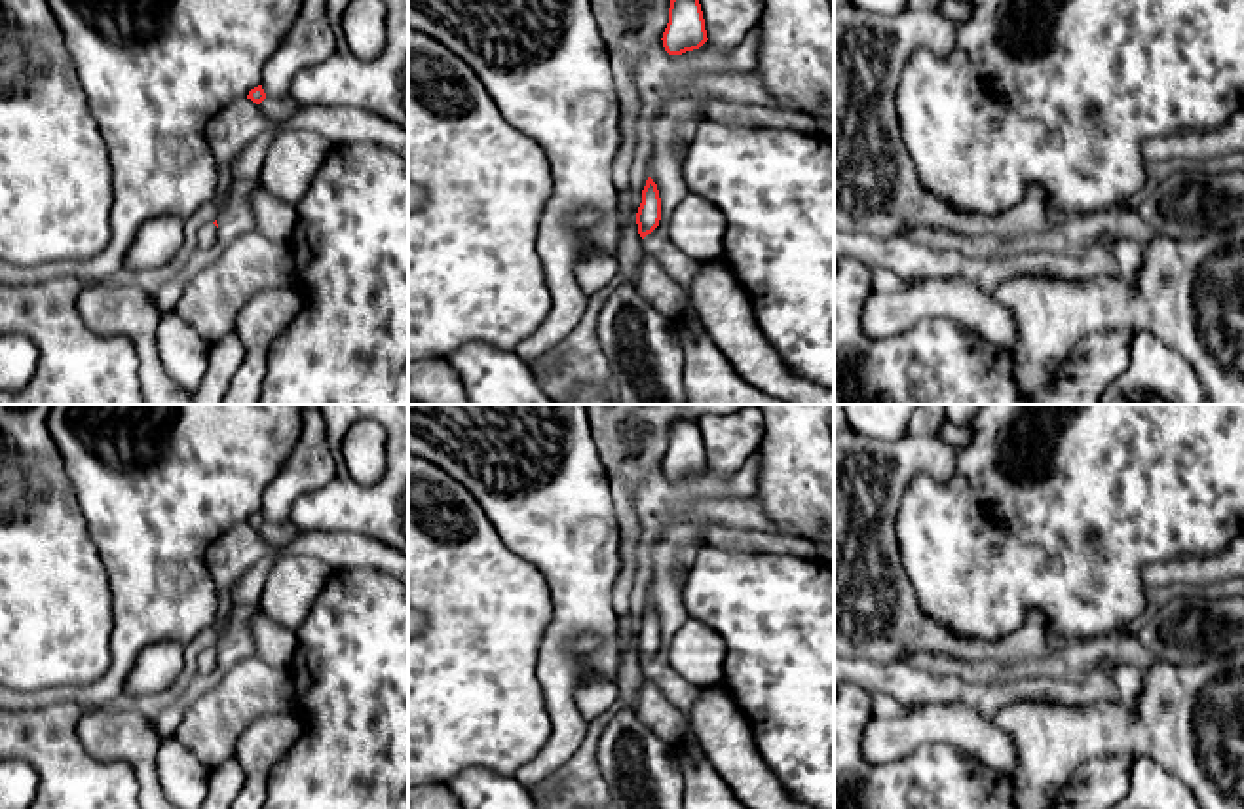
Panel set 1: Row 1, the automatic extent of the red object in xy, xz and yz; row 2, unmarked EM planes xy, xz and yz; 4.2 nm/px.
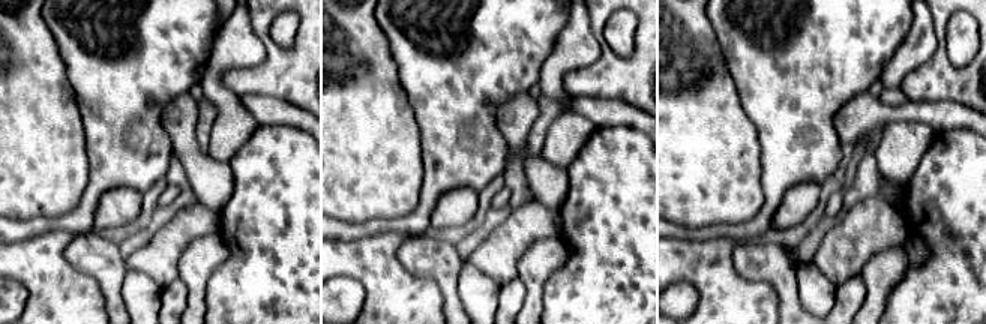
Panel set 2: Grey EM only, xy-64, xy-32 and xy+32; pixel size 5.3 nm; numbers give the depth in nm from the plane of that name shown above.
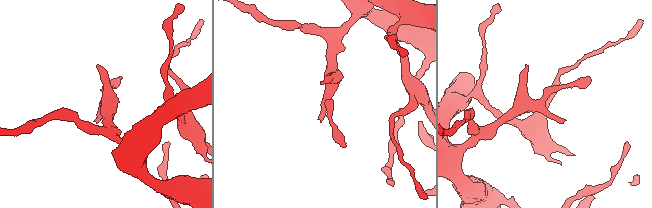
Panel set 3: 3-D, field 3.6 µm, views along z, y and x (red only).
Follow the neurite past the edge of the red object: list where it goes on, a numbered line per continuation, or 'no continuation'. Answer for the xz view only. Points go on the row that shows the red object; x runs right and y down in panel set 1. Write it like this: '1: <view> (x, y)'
no continuation

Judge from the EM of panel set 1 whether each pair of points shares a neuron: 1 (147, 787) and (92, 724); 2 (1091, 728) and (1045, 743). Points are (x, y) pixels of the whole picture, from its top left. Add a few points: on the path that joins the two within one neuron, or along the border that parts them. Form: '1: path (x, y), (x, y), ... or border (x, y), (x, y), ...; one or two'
1: path (145, 770), (109, 733); one
2: path (1079, 733), (1056, 739); one

